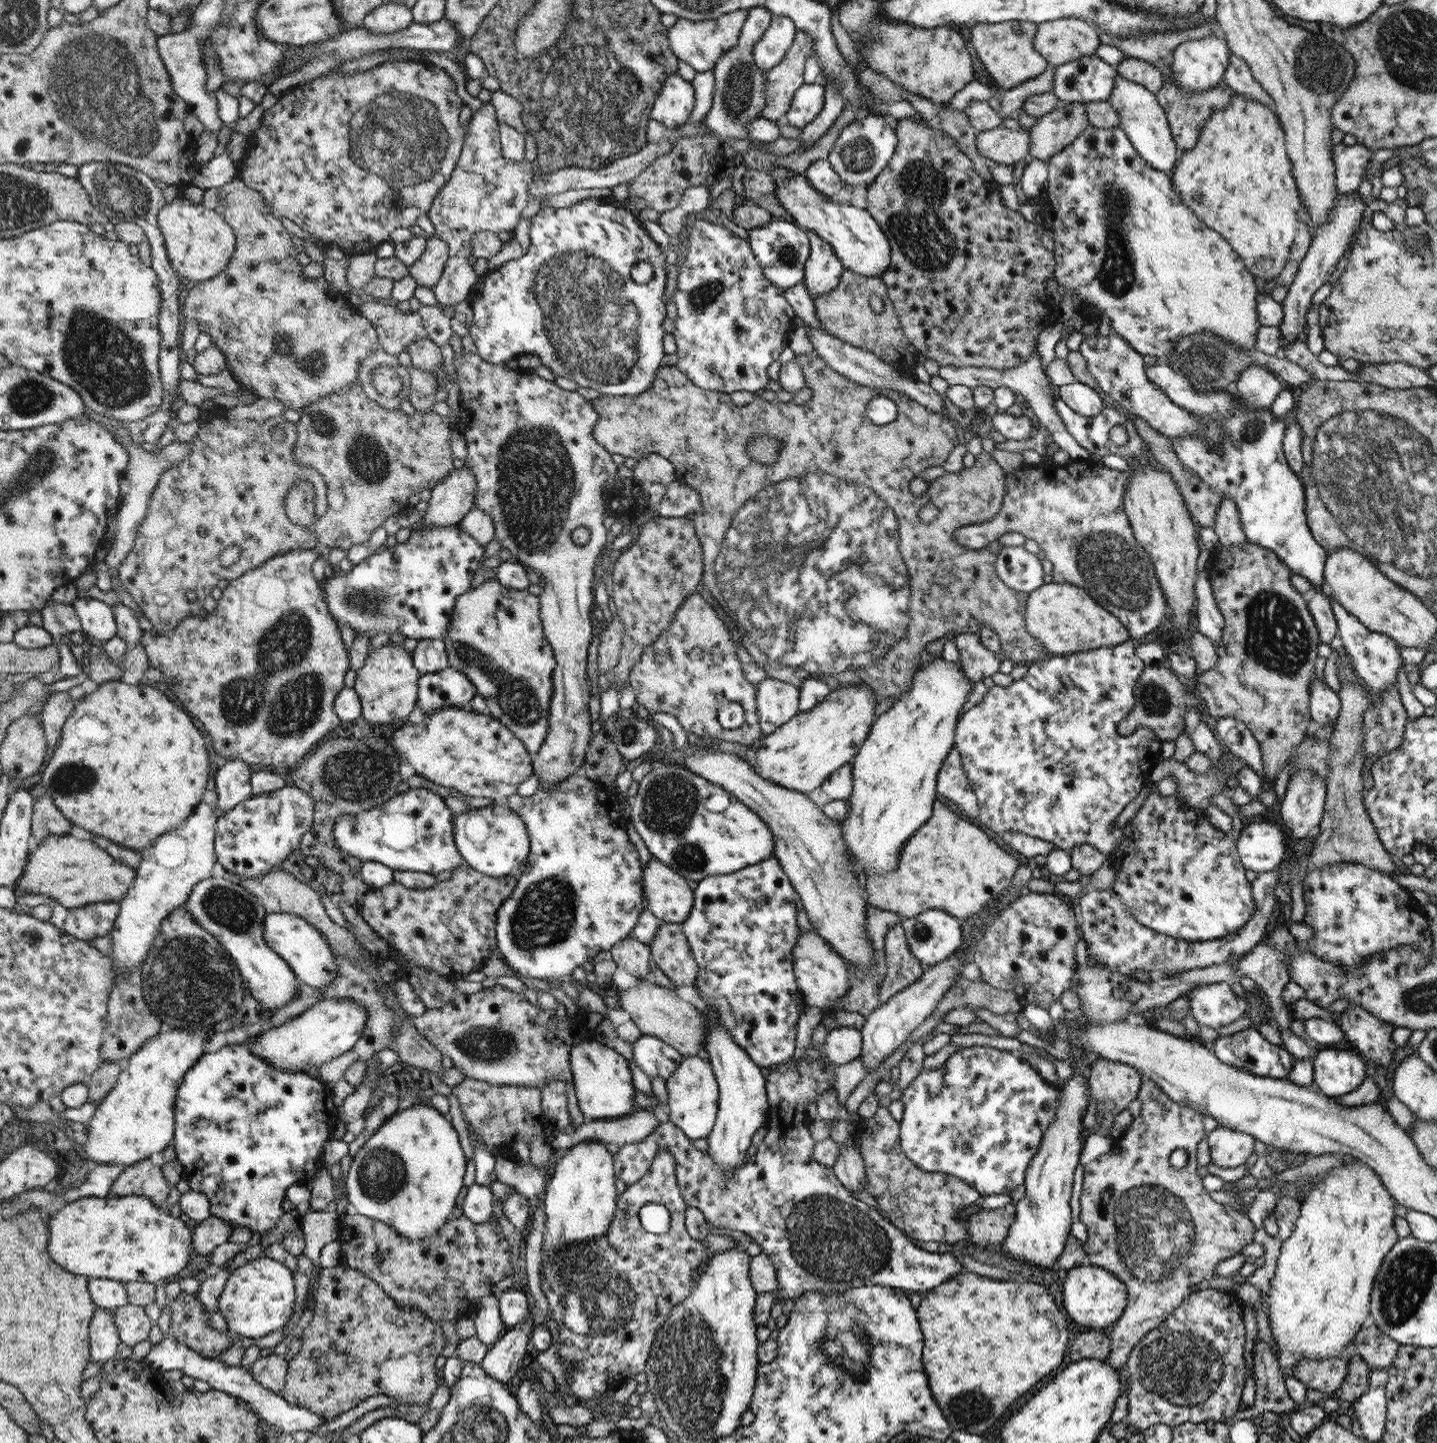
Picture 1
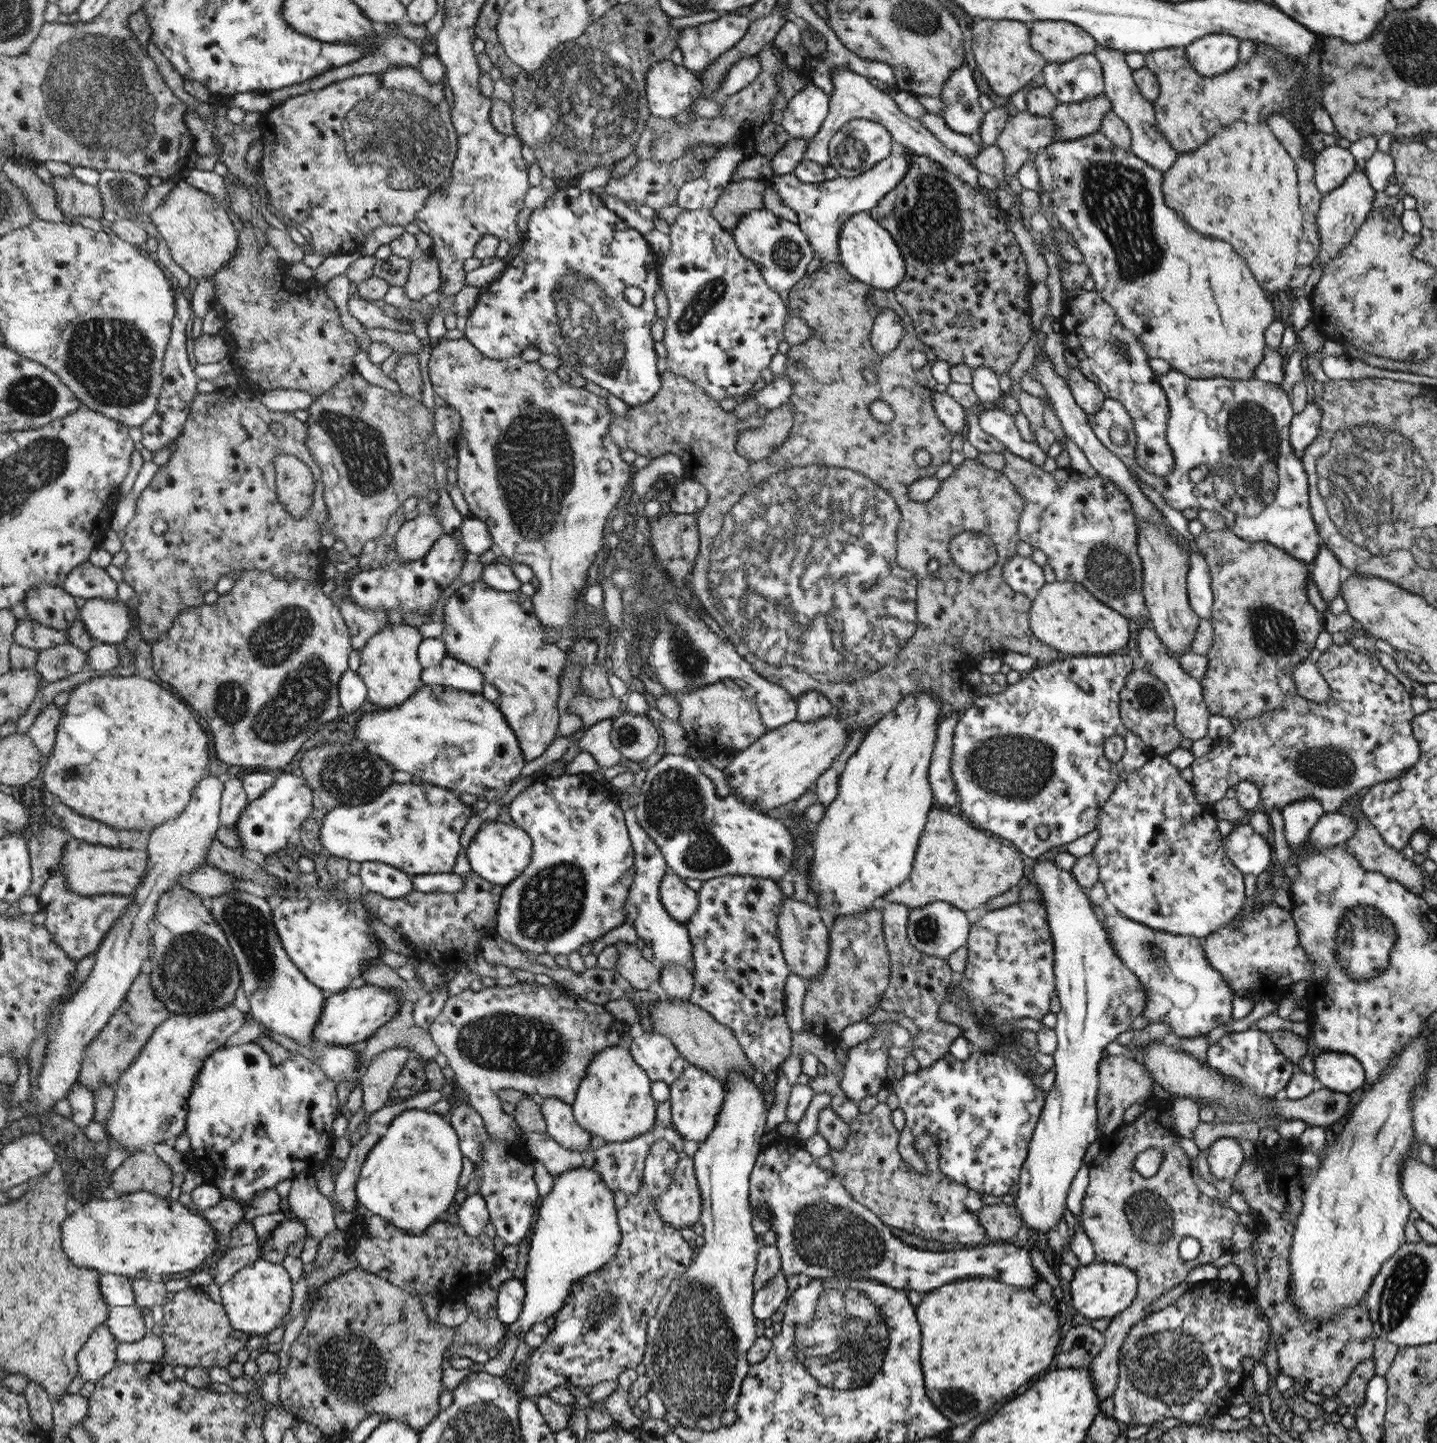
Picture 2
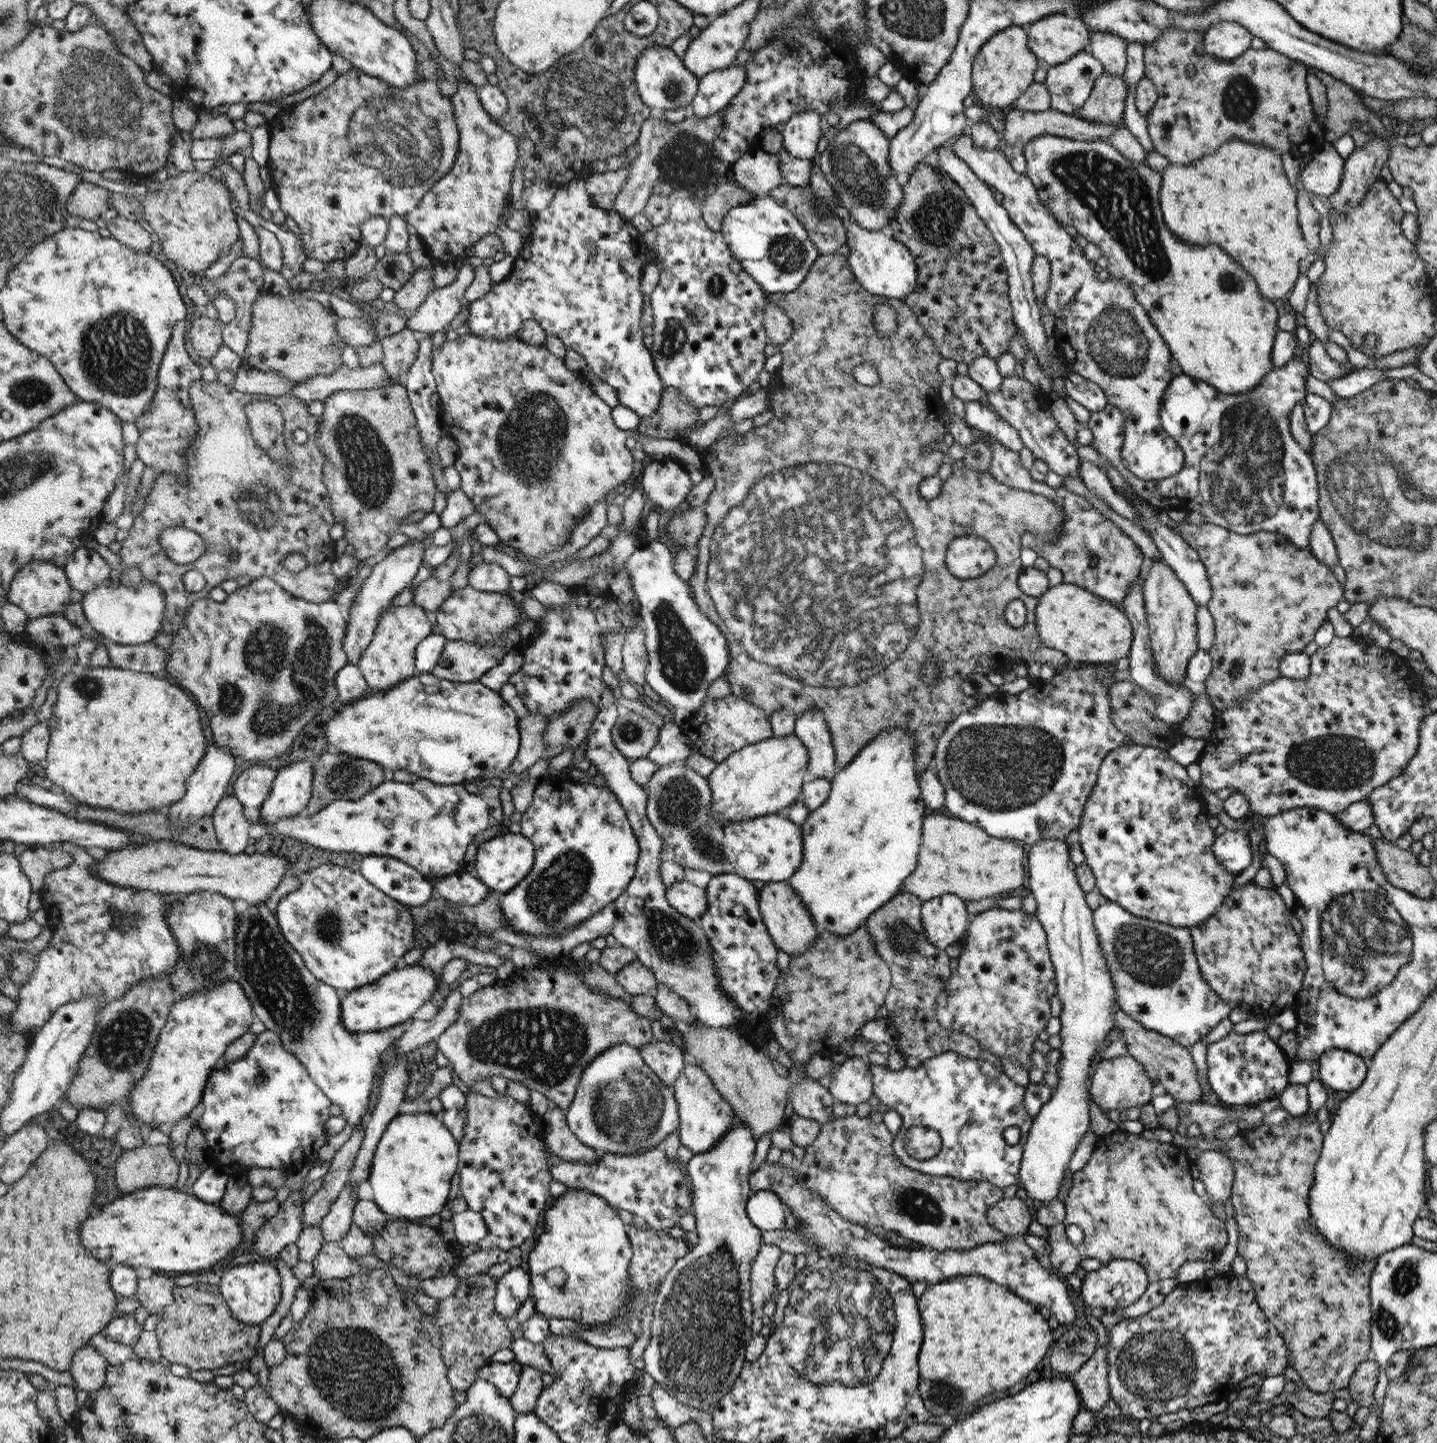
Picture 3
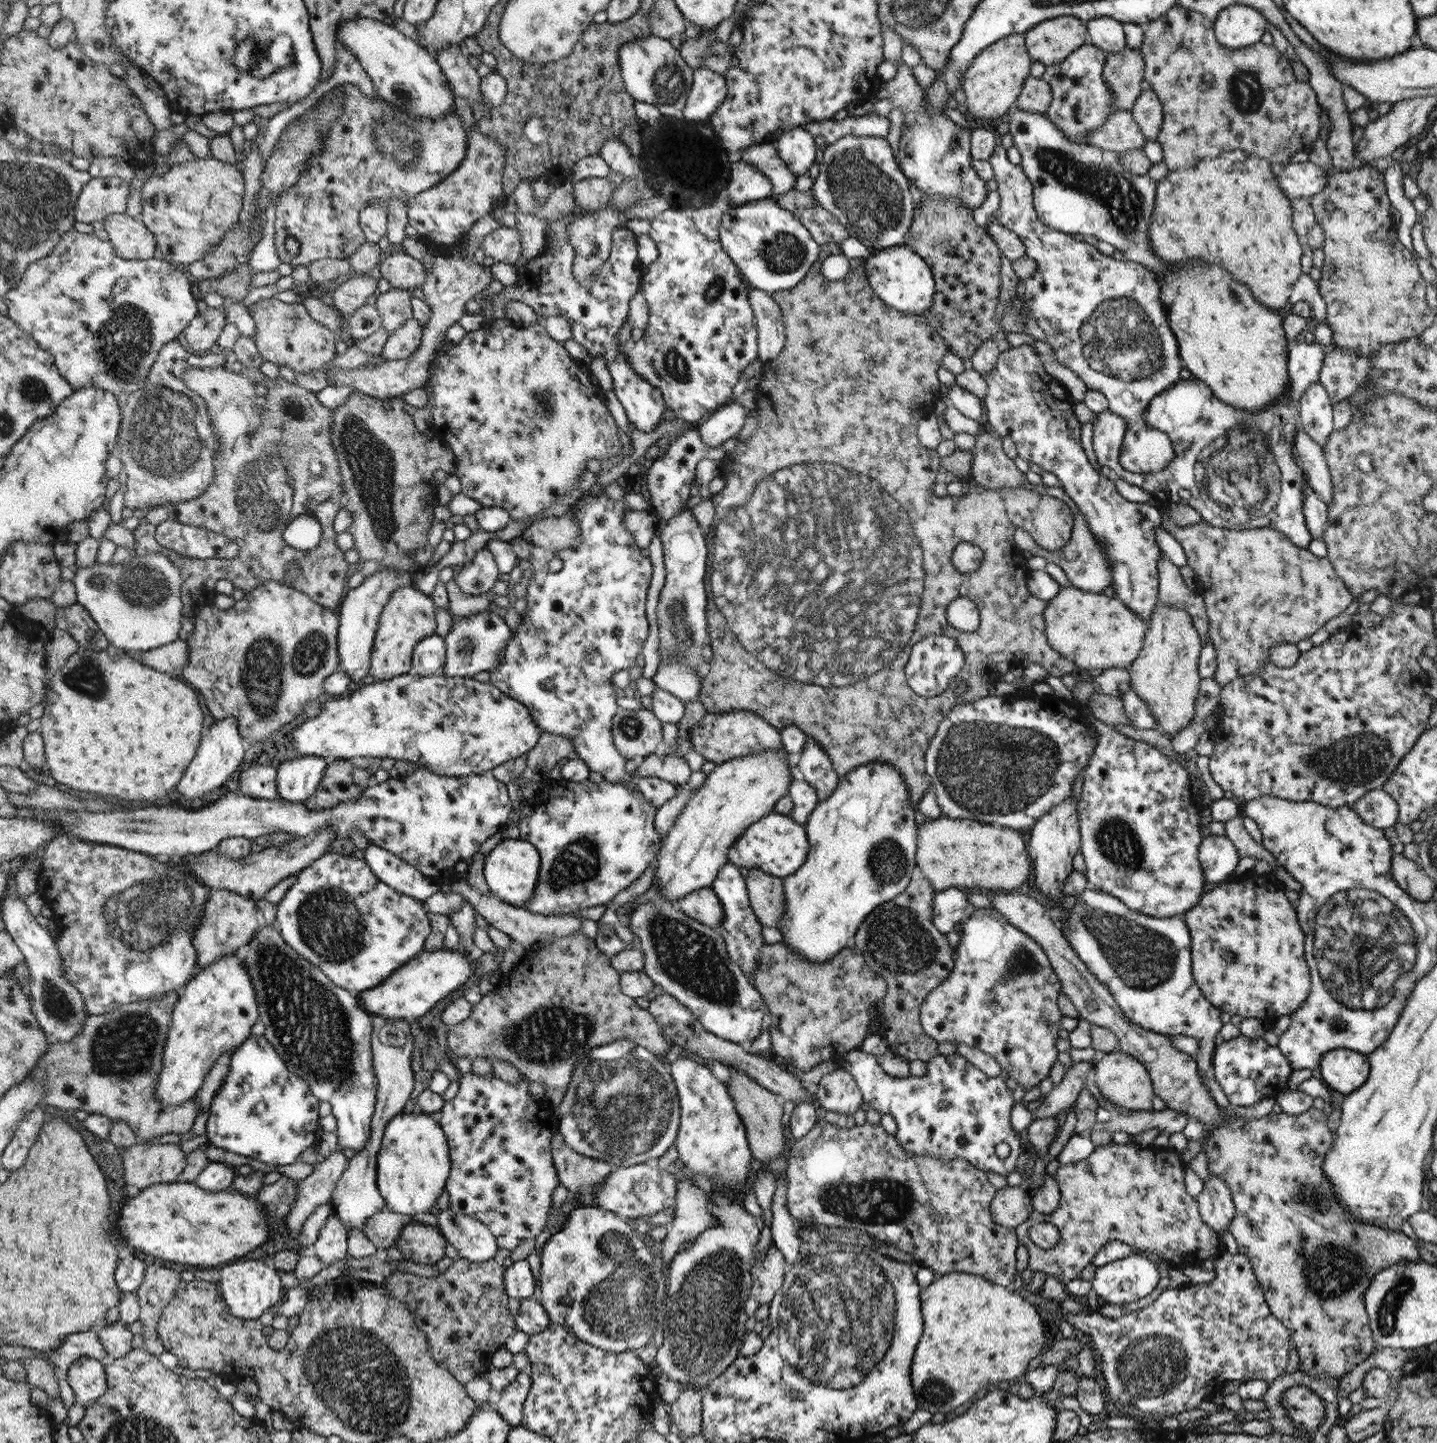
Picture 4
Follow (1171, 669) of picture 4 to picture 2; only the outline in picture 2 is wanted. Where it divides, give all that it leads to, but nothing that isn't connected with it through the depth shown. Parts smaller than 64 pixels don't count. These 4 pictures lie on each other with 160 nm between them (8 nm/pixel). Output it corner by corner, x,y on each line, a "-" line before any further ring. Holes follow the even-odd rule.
1137,520
1139,526
1137,547
1143,564
1143,595
1147,604
1150,621
1154,626
1158,638
1171,650
1172,656
1178,658
1182,653
1189,652
1196,629
1201,618
1192,610
1189,605
1187,593
1187,574
1189,571
1189,554
1171,537
1172,526
1159,531
1150,521

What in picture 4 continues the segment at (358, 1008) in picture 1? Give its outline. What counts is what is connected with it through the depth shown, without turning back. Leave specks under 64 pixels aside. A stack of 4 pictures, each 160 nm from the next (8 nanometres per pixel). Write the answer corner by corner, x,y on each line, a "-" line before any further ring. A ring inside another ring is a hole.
441,948
436,951
423,950
410,962
400,967
396,973
388,976
378,987
358,994
359,1006
371,1016
377,1014
384,1018
400,1018
402,1020
420,1019
439,1000
446,998
458,986
466,983
474,976
475,960
469,958
470,952

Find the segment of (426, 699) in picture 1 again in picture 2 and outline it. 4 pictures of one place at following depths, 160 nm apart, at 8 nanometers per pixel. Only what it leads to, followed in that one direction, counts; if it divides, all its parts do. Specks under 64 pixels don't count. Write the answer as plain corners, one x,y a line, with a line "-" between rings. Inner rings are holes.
449,654
438,666
423,669
422,679
423,684
450,686
456,690
477,694
482,693
485,681
480,670
452,658

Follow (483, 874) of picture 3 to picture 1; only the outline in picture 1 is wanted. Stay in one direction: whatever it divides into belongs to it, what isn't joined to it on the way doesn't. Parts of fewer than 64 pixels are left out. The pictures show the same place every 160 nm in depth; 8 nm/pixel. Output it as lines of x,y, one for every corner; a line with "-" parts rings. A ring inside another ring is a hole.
495,802
486,807
471,807
455,816
455,838
456,848
463,853
468,866
494,878
517,872
531,852
525,820
513,813
508,805
499,806

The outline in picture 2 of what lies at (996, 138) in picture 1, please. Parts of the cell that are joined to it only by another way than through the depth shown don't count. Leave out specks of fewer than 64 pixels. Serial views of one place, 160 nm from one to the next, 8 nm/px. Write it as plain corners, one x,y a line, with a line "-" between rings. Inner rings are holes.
1022,111
1010,116
995,142
1005,158
1006,182
1017,174
1025,162
1034,160
1037,152
1054,140
1055,124
1052,115
1036,116
-
1008,212
1007,215
1010,218
1009,229
1015,235
1016,242
1018,242
1020,250
1022,250
1031,281
1034,283
1044,283
1046,285
1048,266
1045,258
1039,254
1032,240
1032,235
1022,226
1022,222
1018,220
1016,214

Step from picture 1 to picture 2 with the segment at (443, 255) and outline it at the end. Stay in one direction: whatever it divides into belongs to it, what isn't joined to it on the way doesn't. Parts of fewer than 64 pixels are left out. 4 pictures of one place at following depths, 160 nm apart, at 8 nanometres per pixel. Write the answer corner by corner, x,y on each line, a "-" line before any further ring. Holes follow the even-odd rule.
432,250
423,252
411,260
407,284
403,287
408,300
424,300
427,295
438,291
441,285
442,270

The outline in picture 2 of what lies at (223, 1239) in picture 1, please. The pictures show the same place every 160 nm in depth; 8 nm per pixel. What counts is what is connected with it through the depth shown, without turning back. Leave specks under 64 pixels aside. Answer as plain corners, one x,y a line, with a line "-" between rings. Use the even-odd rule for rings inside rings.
222,1199
216,1206
200,1213
212,1225
218,1238
229,1238
231,1230
234,1230
245,1216
244,1208
236,1199

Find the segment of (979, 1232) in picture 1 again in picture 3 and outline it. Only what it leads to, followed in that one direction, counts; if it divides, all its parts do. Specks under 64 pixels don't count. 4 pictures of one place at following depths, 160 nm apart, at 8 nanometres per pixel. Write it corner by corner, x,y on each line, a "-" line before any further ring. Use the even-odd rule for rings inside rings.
1017,1197
1004,1198
986,1212
990,1226
1008,1237
1020,1235
1020,1239
1027,1233
1027,1228
1034,1218
1029,1202

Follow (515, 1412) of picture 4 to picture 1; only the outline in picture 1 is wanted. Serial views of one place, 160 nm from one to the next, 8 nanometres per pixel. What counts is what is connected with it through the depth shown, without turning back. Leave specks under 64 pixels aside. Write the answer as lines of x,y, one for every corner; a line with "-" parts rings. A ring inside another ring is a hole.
661,1150
654,1154
648,1173
638,1182
626,1186
606,1236
574,1244
555,1256
553,1263
544,1261
541,1264
541,1289
560,1328
558,1354
564,1380
578,1401
587,1402
601,1397
608,1385
644,1371
657,1332
670,1317
670,1310
691,1294
693,1270
704,1265
710,1251
703,1245
703,1240
696,1241
689,1236
685,1225
686,1210
687,1204
684,1204
676,1178
674,1157
669,1150
-
646,1204
662,1204
668,1208
671,1222
668,1232
660,1236
644,1230
638,1216
640,1208

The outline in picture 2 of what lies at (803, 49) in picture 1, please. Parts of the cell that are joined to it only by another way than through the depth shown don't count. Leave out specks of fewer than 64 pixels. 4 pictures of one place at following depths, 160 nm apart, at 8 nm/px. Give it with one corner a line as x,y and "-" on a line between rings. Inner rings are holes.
767,45
756,56
760,59
761,69
758,76
748,86
730,95
721,102
723,110
718,116
712,118
700,117
687,124
677,124
677,117
658,118
651,116
648,120
649,128
654,130
652,141
652,160
658,162
670,162
680,158
688,149
697,147
700,143
712,143
721,146
729,140
735,139
741,132
741,124
744,121
753,121
763,124
771,119
773,102
777,94
781,92
779,74
783,70
785,58
776,46

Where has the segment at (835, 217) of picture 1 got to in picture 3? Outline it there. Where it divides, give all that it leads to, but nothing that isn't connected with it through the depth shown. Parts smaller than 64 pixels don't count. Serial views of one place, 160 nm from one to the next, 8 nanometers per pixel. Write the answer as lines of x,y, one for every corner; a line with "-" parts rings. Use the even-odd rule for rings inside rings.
812,160
812,166
810,167
809,185
815,195
822,198
832,208
833,213
840,218
842,225
846,227
846,233
848,233
846,245
850,248
849,267
852,275
862,288
870,292
870,294
898,300
904,300
910,292
916,292
918,271
916,261
914,261
914,257
912,257
908,248
904,247
904,244
900,241
896,241
889,232
860,228
858,222
852,217
853,215
848,212
848,209
839,205
838,197
831,184
822,174
819,163
814,160

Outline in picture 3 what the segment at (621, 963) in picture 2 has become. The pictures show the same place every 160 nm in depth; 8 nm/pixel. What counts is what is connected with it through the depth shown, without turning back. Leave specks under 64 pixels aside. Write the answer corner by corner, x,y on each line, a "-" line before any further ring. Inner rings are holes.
634,959
615,974
615,978
628,994
650,994
653,995
658,987
655,974
640,960

